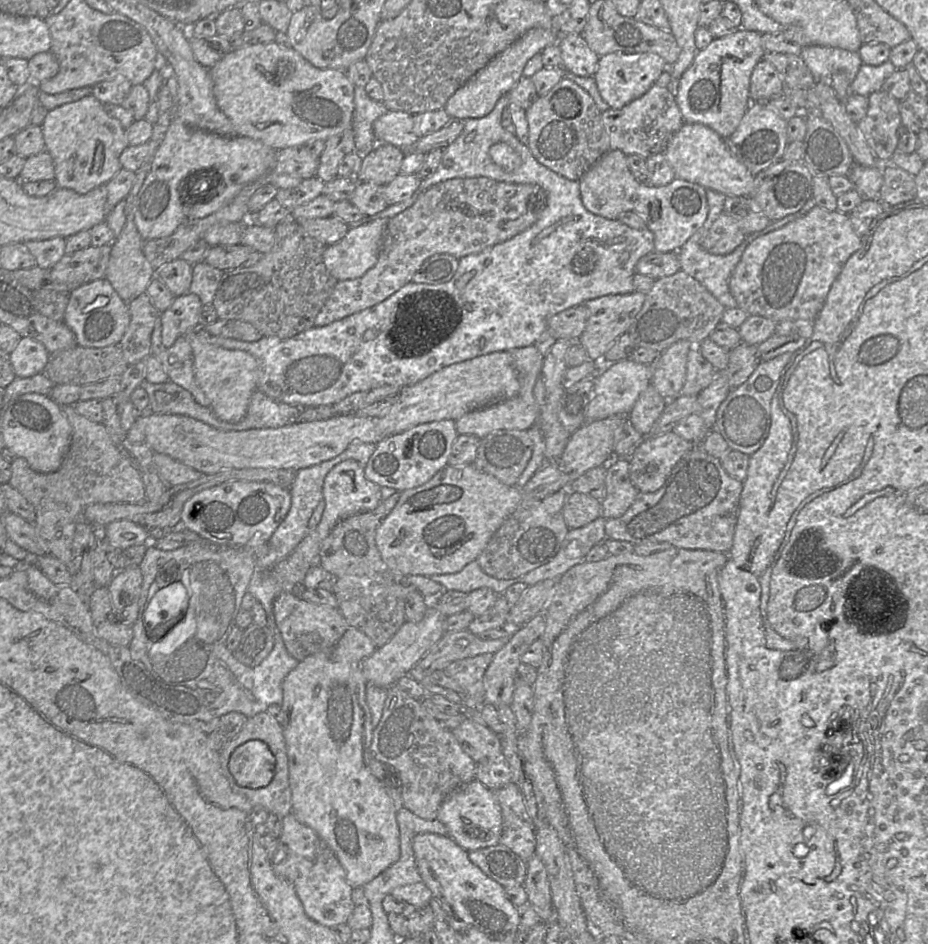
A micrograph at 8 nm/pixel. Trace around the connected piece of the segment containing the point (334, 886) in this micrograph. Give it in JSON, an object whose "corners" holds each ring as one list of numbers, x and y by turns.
{"corners":[[290,812,283,817,281,835,266,849,274,872,293,885,304,911,310,919,329,928,348,921,354,908,351,897,353,888,347,882,345,870,334,852,311,827,301,823]]}

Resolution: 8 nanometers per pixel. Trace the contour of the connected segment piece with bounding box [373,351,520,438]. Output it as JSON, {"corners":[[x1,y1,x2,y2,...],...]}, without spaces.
{"corners":[[509,351,493,352,445,367,424,380,403,387,389,412,373,419,384,437,402,433,423,423,458,420,463,415,511,399,519,392,519,381]]}

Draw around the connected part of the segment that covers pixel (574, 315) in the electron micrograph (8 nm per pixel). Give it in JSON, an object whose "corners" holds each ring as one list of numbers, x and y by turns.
{"corners":[[585,305,575,306,551,316,547,320,547,330,555,339,576,342,585,329,588,317]]}

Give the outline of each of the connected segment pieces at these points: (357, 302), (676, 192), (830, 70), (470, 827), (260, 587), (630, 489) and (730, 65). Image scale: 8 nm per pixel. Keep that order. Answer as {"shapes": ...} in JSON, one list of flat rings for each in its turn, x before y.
{"shapes":[[[473,177,449,179,433,185,411,207,389,220,375,266,362,277,338,281,315,318,314,326,326,326,381,303,412,282,412,277,424,261,435,254,450,254,460,259,513,238,537,221,546,202,545,190,536,184,513,184,487,177]],[[621,150,606,152,579,179,580,195,584,207,591,213,618,219,626,211,640,214,654,236,654,251,659,253,678,250,704,224,708,214,706,189,695,183,674,178,665,186,653,186,638,181,627,164,627,155]],[[807,46,800,57,817,81,829,81,837,70,845,71,847,78,853,81,863,64,858,51,837,47]],[[476,778,452,791,441,803,437,820,447,828,450,836,461,848,474,851,499,844,502,831,502,810,494,794]],[[352,443,351,445,348,446,348,448,343,451,341,454,338,456,321,462,319,464,300,469,296,472,295,479,290,486,290,508,286,514,286,516,282,519,282,521,279,523,275,531,273,532,272,536,270,539,267,541,267,543,259,546,259,547,235,547,235,548,258,548,260,549,259,552,259,557,257,557,257,562,255,563,255,568,253,571,253,574,250,578,249,585,247,588,247,592,252,594,259,603,261,603,262,607,265,607,265,604,268,602,268,597,266,594,264,594,264,591,269,589,273,590,274,589,274,584,275,580,277,581,276,577,272,574,272,569,274,566,279,563,280,561,284,560,299,544,299,542,304,538,304,536,307,534,309,531,308,529,308,520,310,516,312,515,312,512,318,505,318,503,323,499,323,493,322,493,322,488,323,488,323,483,326,475,328,472,337,464,345,461,352,459,356,461,362,468,364,468,370,458,370,456,373,454,375,451,376,444,373,443]],[[614,458,606,465,605,497,601,500,605,519,622,516,638,495,629,475,629,459]],[[739,28,731,35,714,38,705,49,697,51,693,63,685,71,675,89,676,102,685,122,706,125,723,139,728,138,736,130,752,103,749,95,752,72,766,53,761,35,755,31]]]}

